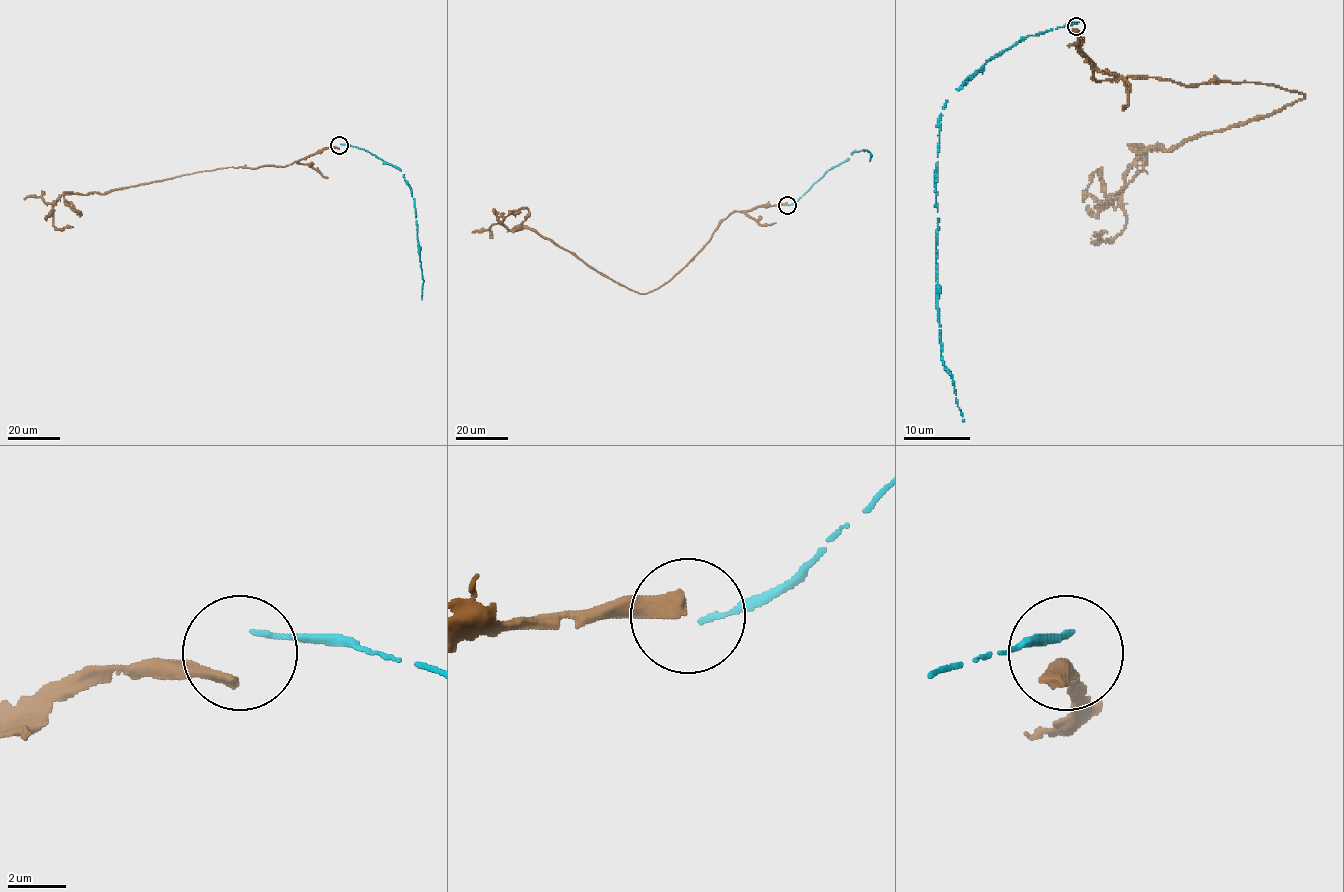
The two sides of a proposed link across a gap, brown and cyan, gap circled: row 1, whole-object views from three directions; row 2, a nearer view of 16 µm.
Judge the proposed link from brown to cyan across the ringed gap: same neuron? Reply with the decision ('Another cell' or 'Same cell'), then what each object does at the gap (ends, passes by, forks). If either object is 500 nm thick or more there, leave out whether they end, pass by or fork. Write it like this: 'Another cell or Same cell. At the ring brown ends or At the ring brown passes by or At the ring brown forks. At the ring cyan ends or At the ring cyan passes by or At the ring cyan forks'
Another cell

